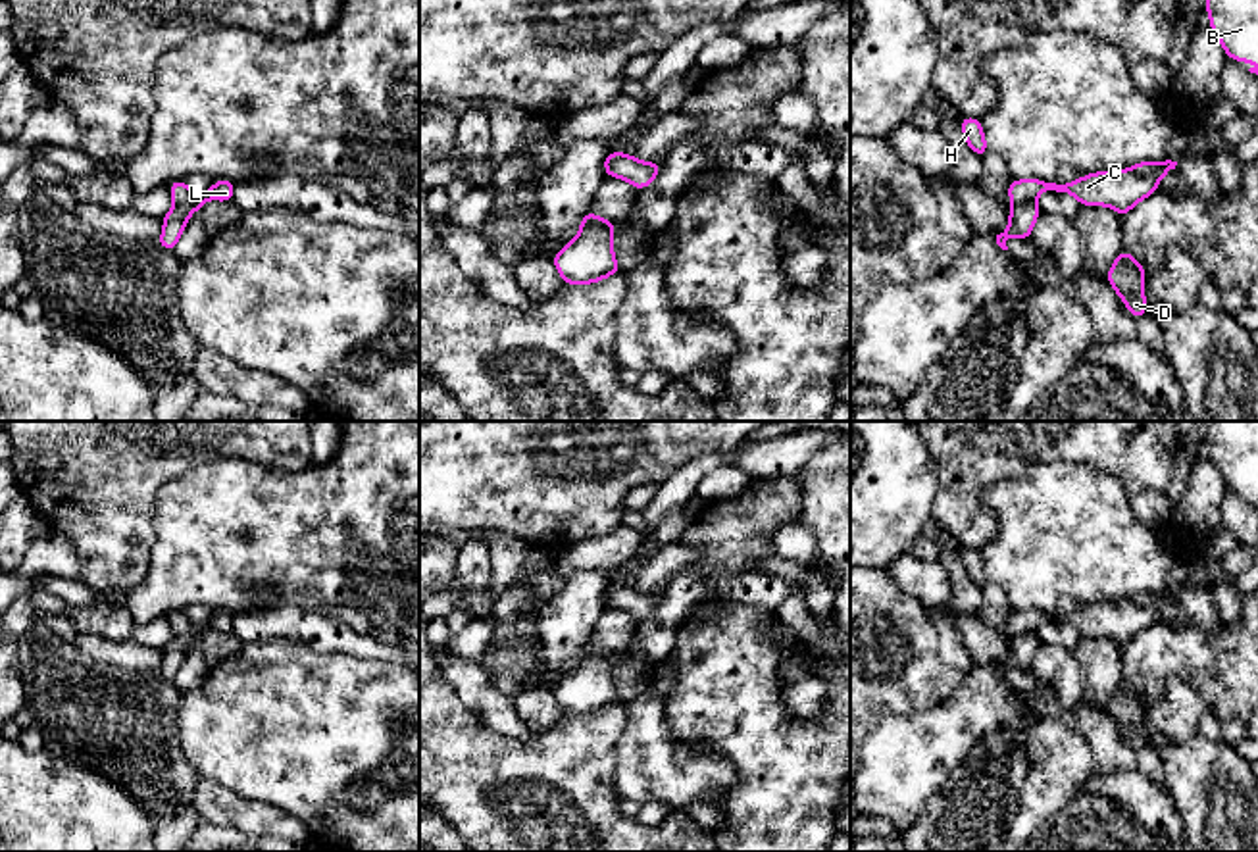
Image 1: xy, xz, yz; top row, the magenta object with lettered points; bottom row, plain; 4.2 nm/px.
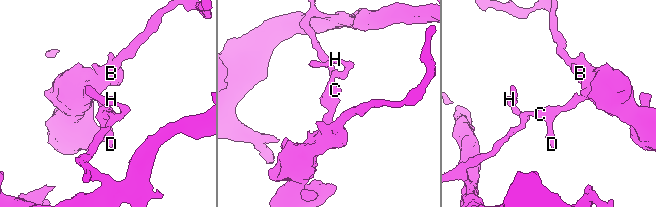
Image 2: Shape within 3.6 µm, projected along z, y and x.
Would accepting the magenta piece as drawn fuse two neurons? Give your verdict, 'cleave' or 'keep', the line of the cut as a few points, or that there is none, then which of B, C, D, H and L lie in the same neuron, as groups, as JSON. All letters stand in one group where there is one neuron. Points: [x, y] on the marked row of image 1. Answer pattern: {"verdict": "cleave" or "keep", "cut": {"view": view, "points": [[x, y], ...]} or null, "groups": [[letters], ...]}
{"verdict": "cleave", "cut": {"view": "yz", "points": [[1033, 199], [1012, 204]]}, "groups": [["B", "C", "D"], ["H", "L"]]}

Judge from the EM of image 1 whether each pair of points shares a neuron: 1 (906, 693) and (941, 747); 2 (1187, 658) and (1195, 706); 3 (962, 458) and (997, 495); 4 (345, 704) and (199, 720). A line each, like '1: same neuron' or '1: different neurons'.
1: different neurons
2: different neurons
3: different neurons
4: same neuron

